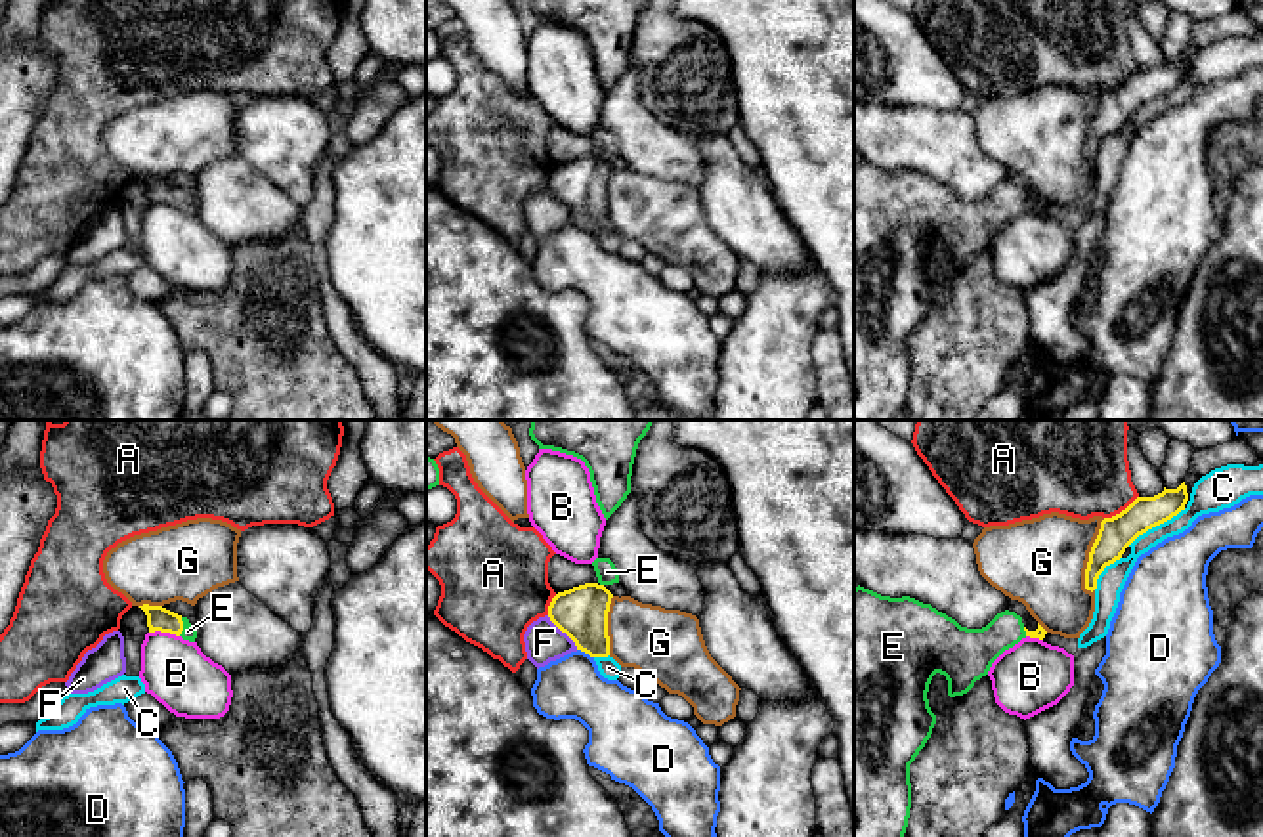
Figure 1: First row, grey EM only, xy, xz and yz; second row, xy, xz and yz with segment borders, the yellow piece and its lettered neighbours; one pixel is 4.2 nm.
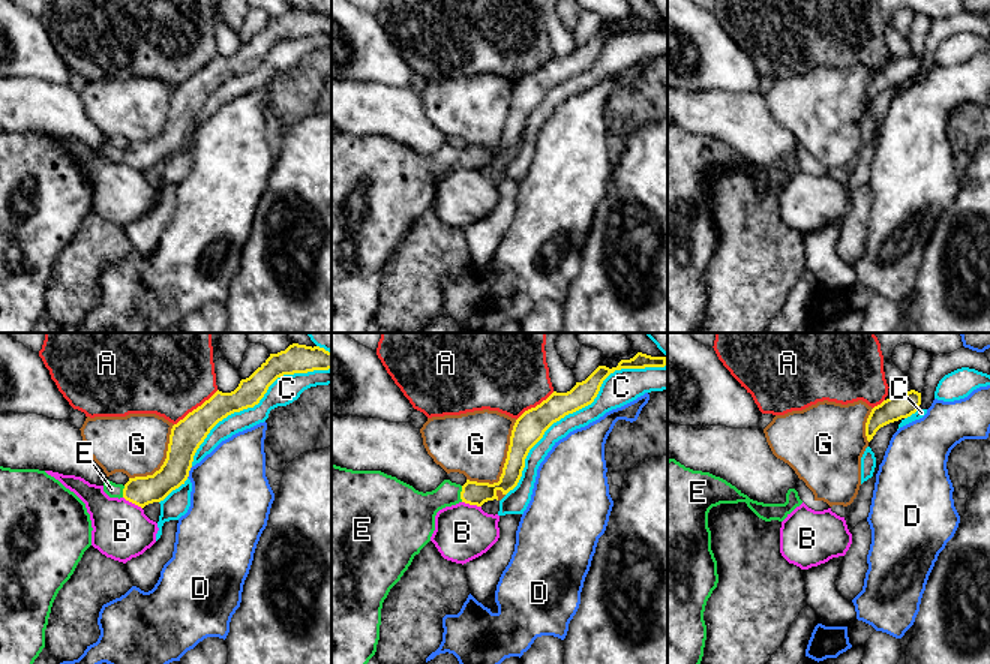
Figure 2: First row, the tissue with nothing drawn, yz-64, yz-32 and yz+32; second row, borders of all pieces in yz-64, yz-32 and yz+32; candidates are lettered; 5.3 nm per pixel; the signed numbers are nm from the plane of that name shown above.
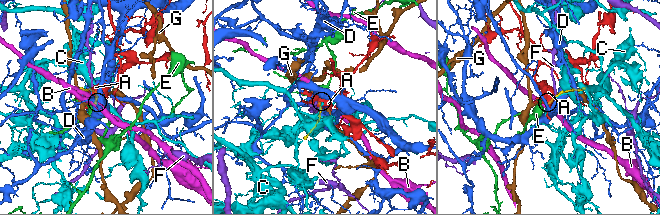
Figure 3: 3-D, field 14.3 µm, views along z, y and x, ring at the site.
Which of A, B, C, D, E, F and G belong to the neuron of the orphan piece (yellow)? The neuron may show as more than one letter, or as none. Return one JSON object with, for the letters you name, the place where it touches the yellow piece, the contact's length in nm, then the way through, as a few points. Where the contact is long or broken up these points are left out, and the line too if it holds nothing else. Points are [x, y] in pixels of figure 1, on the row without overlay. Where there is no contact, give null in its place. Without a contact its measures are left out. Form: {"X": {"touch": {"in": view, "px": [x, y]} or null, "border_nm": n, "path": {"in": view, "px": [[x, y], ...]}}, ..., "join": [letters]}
{"E": {"touch": {"in": "xy", "px": [182, 199]}, "border_nm": 80, "path": {"in": "xy", "px": [[159, 190], [182, 199], [188, 205]]}}, "join": ["E"]}

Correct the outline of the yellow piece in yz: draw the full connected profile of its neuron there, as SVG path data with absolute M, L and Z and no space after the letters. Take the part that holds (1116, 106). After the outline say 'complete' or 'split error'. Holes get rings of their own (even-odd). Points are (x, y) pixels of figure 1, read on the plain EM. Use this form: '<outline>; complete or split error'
M1185 54L1177 61L1166 61L1154 69L1137 69L1125 82L1101 94L1085 141L1085 161L1095 162L1106 138L1122 130L1125 120L1148 101L1171 92L1188 73Z; complete

